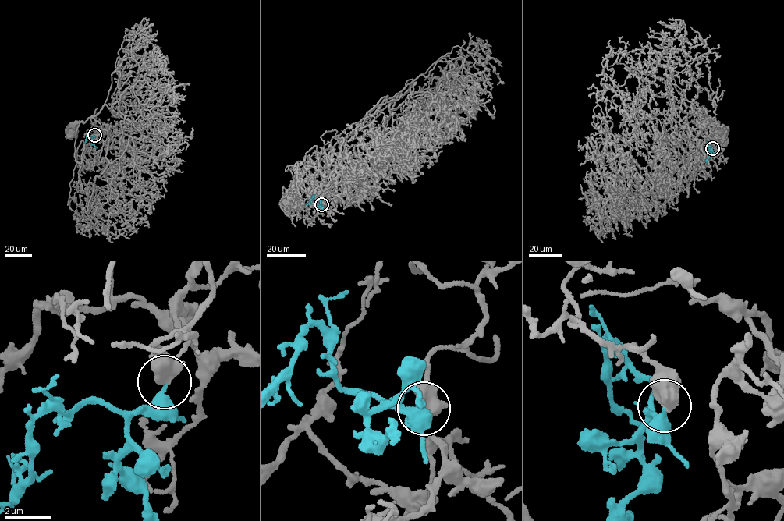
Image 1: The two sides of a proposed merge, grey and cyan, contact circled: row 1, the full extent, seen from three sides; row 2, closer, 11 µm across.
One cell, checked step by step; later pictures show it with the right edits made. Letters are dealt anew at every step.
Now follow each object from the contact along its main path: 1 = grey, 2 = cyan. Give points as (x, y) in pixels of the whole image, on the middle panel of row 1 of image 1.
1: (321, 204), (342, 155), (320, 159), (316, 146), (291, 199)
2: (321, 204), (315, 203), (312, 197), (306, 207)

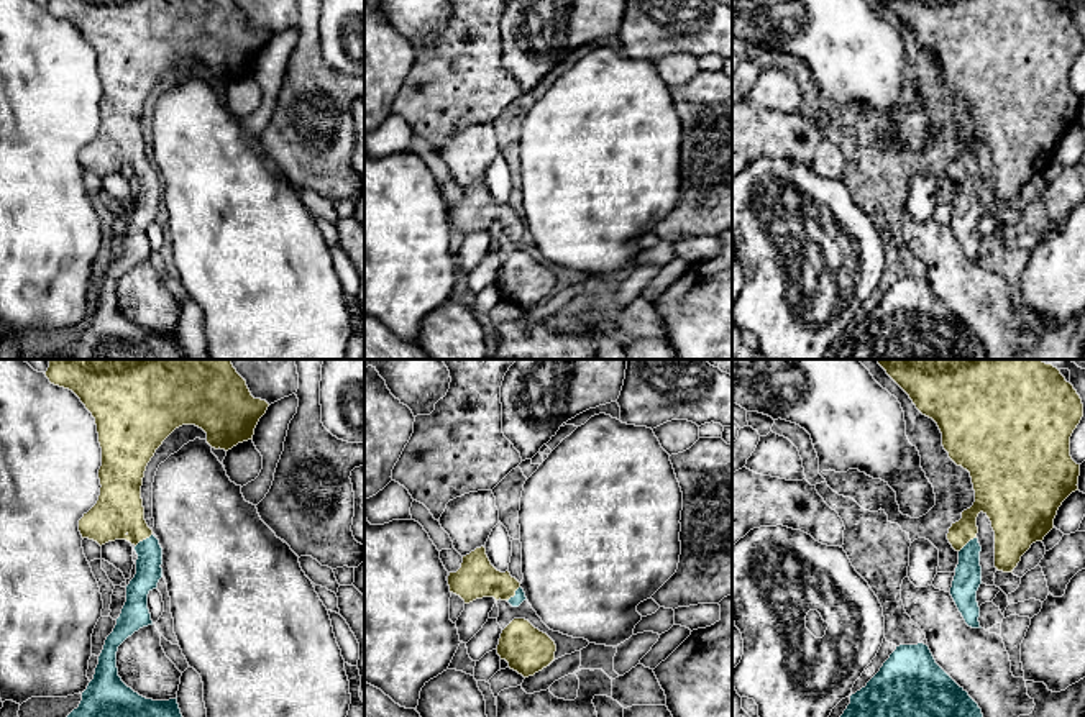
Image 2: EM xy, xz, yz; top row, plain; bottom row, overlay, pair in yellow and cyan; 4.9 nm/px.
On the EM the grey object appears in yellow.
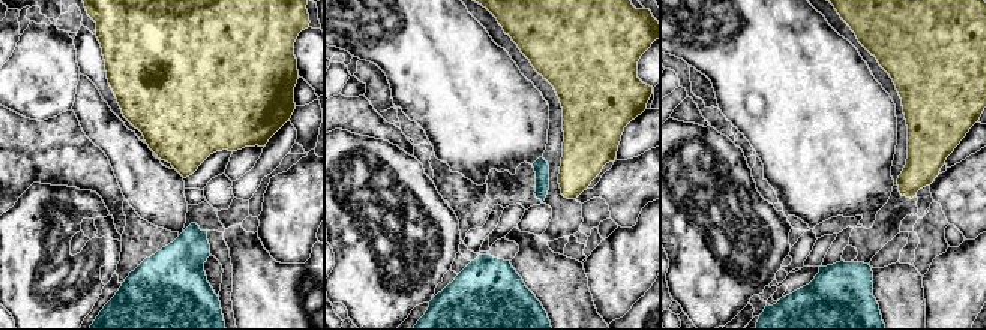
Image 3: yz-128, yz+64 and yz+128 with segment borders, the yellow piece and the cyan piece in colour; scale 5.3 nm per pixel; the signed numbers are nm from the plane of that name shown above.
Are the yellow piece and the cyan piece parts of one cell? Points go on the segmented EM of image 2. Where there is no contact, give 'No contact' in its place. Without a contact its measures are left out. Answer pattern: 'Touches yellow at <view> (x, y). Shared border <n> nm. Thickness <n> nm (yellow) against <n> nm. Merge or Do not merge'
Touches yellow at xy (143, 538). Shared border 110 nm. Thickness 240 nm (yellow) against 130 nm. Merge

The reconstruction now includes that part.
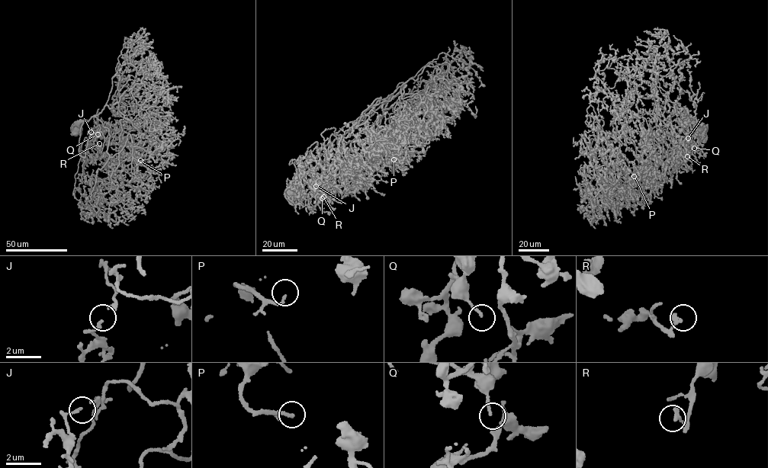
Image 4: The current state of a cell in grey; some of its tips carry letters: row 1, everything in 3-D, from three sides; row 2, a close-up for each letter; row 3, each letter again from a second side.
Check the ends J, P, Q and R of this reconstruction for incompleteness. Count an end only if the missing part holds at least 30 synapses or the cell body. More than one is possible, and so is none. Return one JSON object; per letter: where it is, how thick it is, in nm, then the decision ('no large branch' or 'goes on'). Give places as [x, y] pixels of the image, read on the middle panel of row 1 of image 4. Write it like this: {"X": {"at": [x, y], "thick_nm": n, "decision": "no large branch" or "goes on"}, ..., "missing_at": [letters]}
{"J": {"at": [316, 186], "thick_nm": 100, "decision": "no large branch"}, "P": {"at": [393, 159], "thick_nm": 150, "decision": "goes on"}, "Q": {"at": [322, 198], "thick_nm": 100, "decision": "no large branch"}, "R": {"at": [323, 197], "thick_nm": 130, "decision": "no large branch"}, "missing_at": ["P"]}

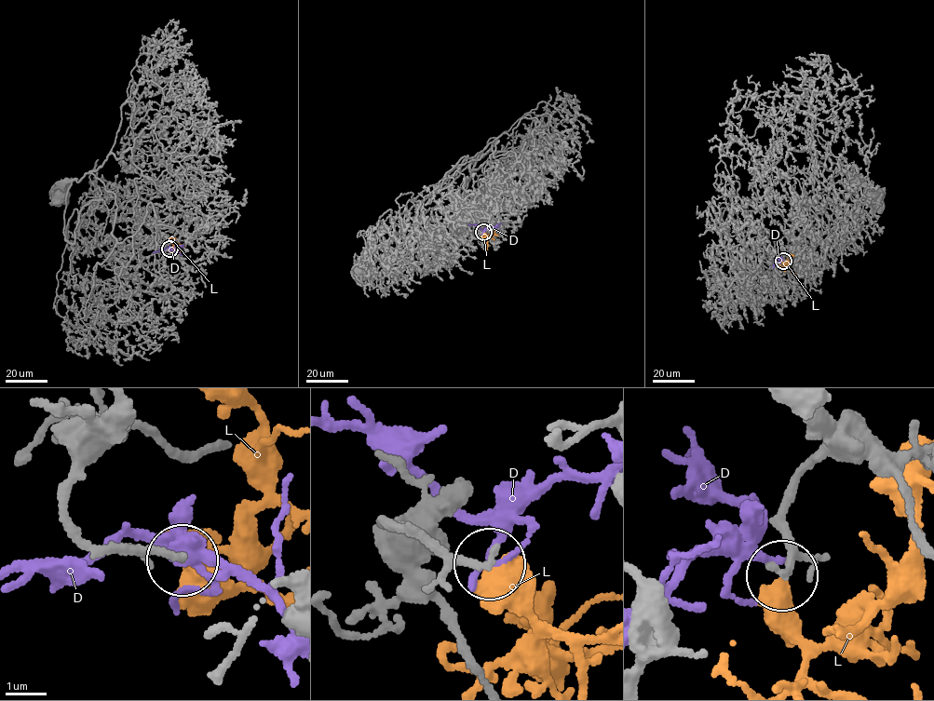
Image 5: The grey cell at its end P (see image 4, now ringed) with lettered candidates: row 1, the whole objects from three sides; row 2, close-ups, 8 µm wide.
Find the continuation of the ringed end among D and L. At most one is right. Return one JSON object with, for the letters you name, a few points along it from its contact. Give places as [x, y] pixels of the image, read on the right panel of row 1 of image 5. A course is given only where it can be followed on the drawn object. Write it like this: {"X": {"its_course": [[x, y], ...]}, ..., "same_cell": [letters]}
{"L": {"its_course": [[783, 262], [785, 267], [794, 274]]}, "same_cell": ["L"]}

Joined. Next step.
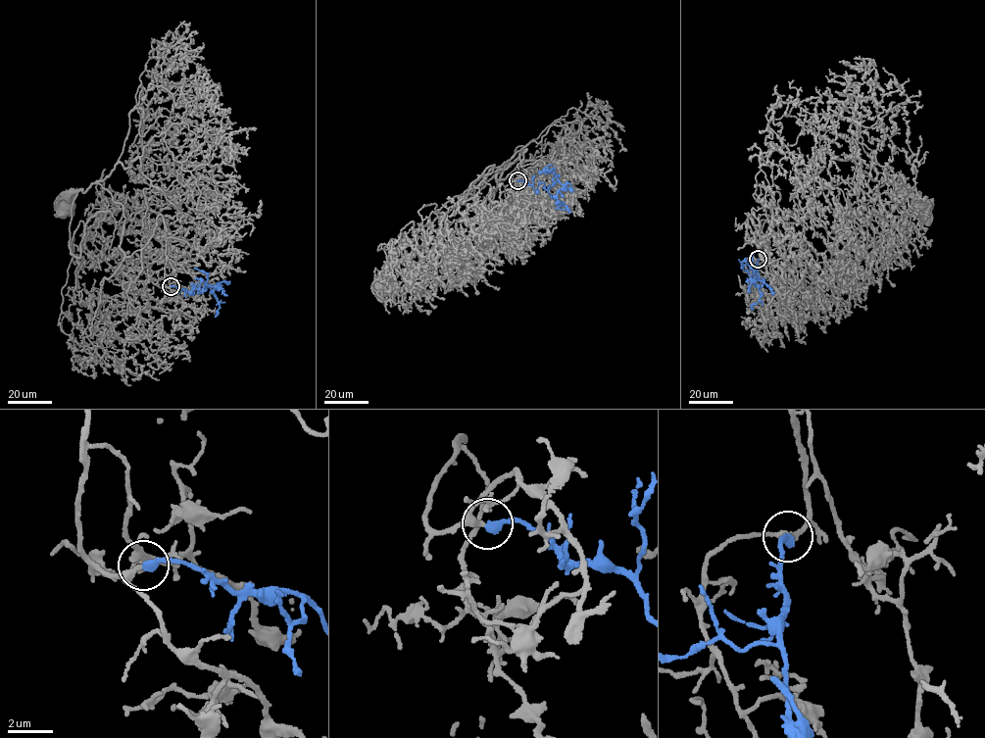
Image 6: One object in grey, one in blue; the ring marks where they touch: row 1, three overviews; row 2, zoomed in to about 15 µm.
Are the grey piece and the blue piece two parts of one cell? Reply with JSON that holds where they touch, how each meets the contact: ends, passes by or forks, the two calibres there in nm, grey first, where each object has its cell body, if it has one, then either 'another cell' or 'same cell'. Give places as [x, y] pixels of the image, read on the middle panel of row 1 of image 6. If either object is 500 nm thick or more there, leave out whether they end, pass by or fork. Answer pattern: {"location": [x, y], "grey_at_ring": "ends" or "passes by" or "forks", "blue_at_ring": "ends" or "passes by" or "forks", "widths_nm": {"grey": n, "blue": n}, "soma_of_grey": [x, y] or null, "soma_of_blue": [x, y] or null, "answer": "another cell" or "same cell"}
{"location": [517, 180], "grey_at_ring": "passes by", "blue_at_ring": "ends", "widths_nm": {"grey": 240, "blue": 360}, "soma_of_grey": [385, 283], "soma_of_blue": null, "answer": "same cell"}

